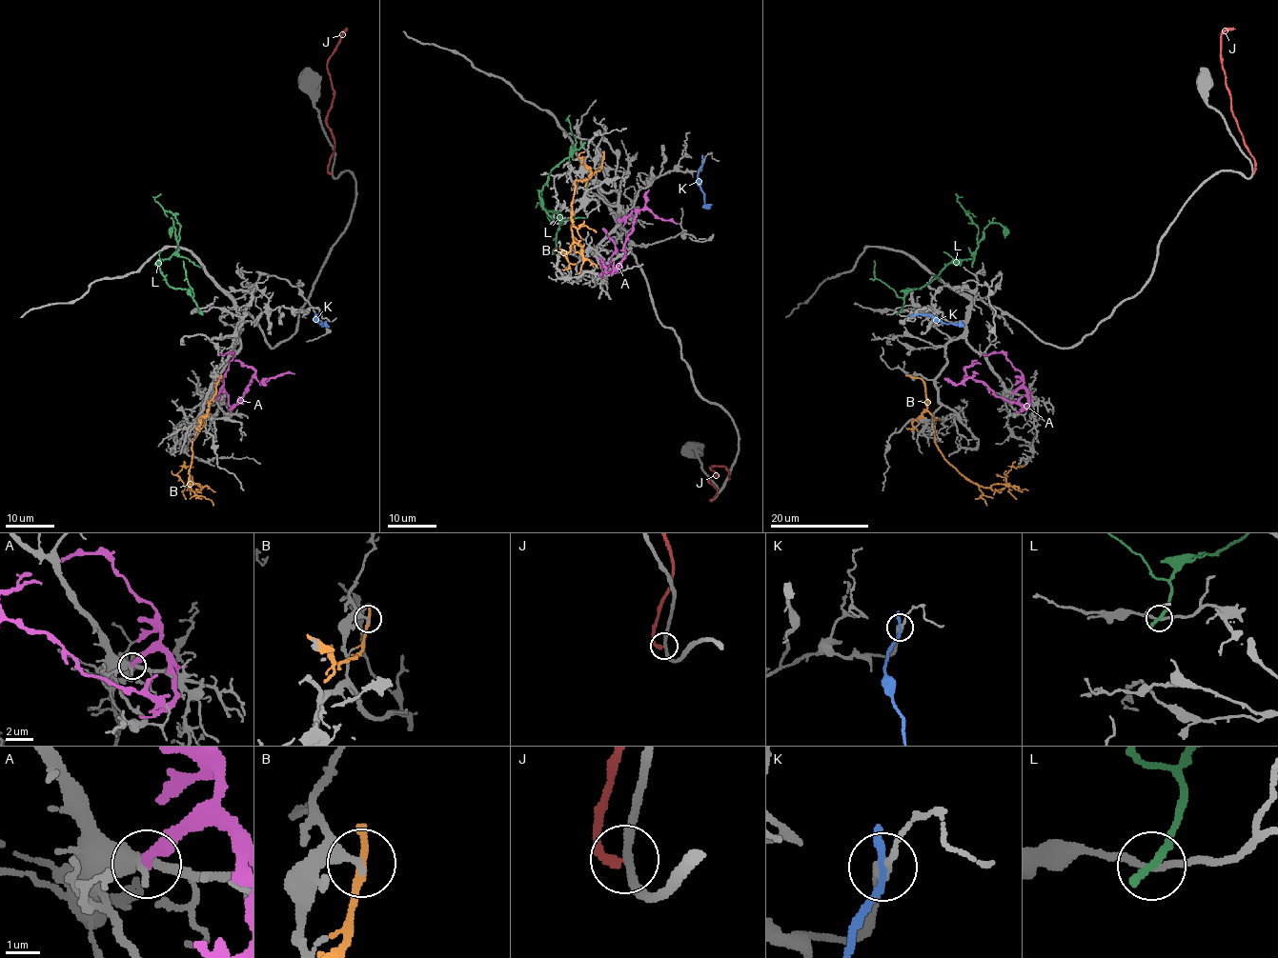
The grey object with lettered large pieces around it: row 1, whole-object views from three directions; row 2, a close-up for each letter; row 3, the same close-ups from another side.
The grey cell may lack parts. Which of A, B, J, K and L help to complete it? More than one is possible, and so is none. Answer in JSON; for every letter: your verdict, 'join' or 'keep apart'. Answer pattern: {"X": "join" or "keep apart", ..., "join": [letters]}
{"A": "keep apart", "B": "keep apart", "J": "keep apart", "K": "keep apart", "L": "keep apart", "join": []}

